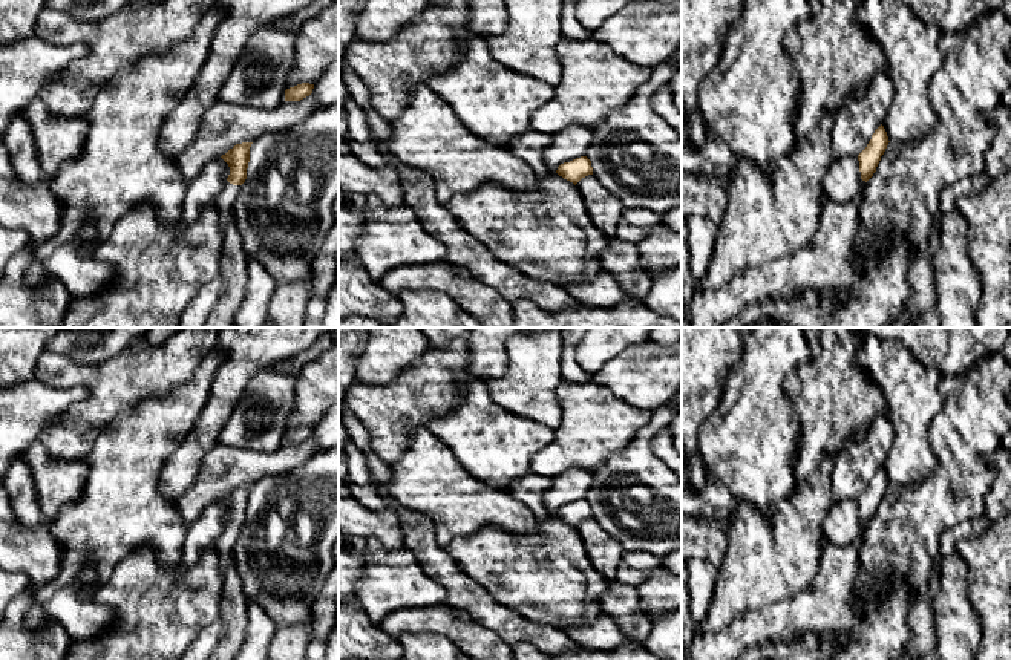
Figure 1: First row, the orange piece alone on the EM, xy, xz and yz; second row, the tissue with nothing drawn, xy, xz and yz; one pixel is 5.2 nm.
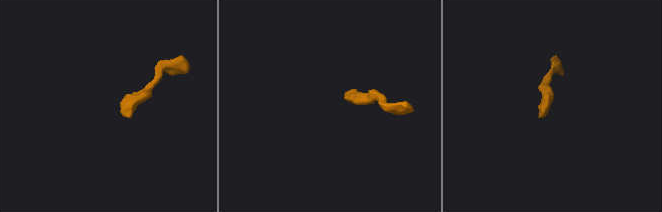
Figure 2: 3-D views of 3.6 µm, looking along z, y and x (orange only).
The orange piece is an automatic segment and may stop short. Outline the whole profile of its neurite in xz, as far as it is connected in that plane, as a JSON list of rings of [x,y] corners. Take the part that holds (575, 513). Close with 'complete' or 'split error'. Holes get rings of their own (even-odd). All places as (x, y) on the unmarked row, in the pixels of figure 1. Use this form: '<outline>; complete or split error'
[[[587,499],[576,501],[561,507],[556,516],[576,528],[582,521],[593,518],[591,504]]]; complete

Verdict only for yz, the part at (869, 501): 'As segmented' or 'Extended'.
Extended

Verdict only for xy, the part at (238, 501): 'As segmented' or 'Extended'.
Extended

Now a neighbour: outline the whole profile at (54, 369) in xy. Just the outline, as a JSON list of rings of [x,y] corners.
[[[181,328],[159,346],[152,346],[146,338],[139,338],[115,357],[97,364],[81,364],[64,354],[46,349],[37,360],[34,378],[60,389],[86,386],[89,397],[69,410],[66,418],[52,420],[40,436],[41,444],[52,458],[84,459],[98,435],[118,413],[133,409],[144,400],[167,397],[176,386],[187,381],[204,357],[216,348],[219,329]]]

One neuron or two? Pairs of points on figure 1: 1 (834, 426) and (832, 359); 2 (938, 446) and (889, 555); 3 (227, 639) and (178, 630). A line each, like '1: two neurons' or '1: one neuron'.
1: one neuron
2: one neuron
3: two neurons

